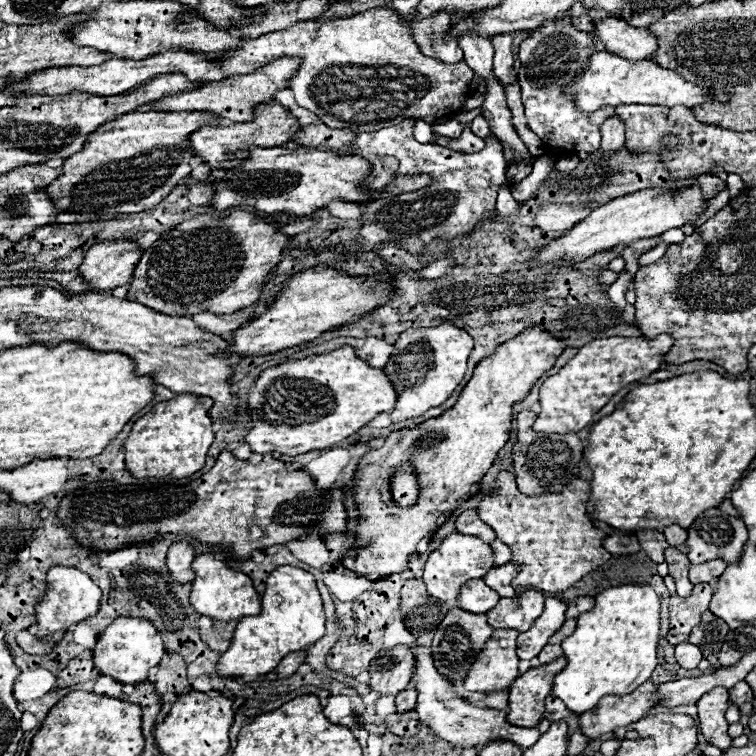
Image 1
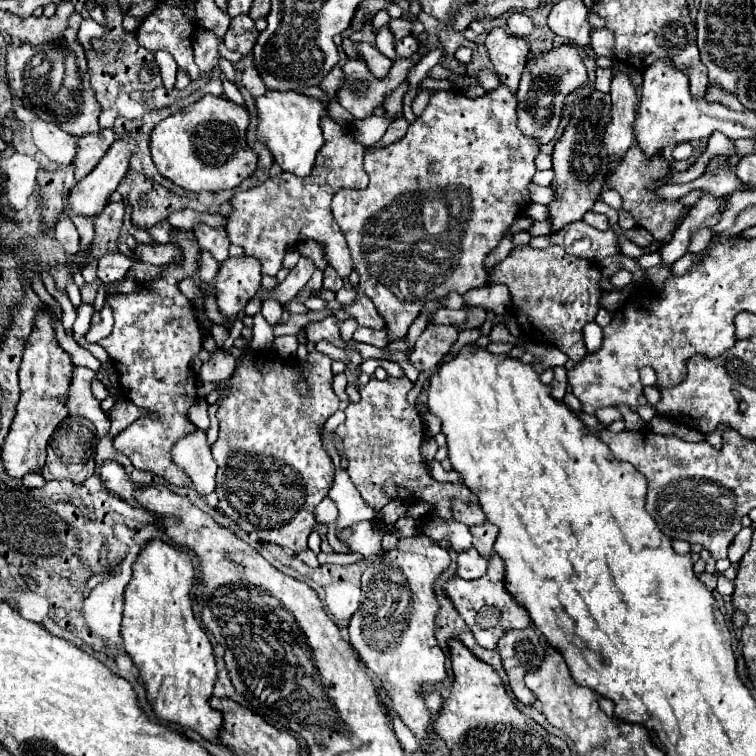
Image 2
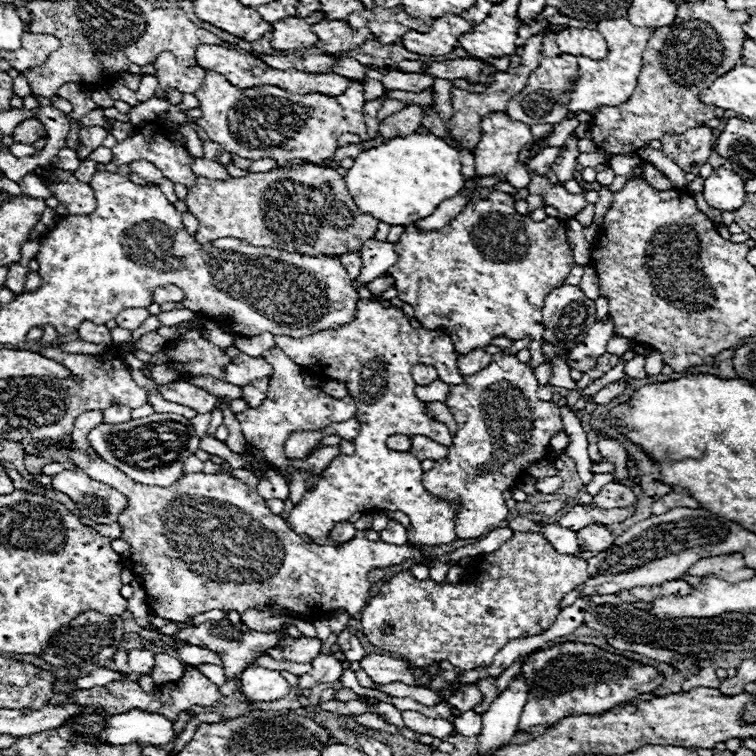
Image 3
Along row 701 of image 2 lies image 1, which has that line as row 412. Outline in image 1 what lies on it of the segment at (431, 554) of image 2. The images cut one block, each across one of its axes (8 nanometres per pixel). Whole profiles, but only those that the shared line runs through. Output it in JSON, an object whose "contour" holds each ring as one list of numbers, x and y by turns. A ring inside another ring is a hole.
{"contour":[[452,324,404,330,394,344,396,354,392,354,388,364,382,368,396,390,396,408,390,412,390,420,402,422,416,418,446,402,466,374,466,362,472,346,472,336]]}

